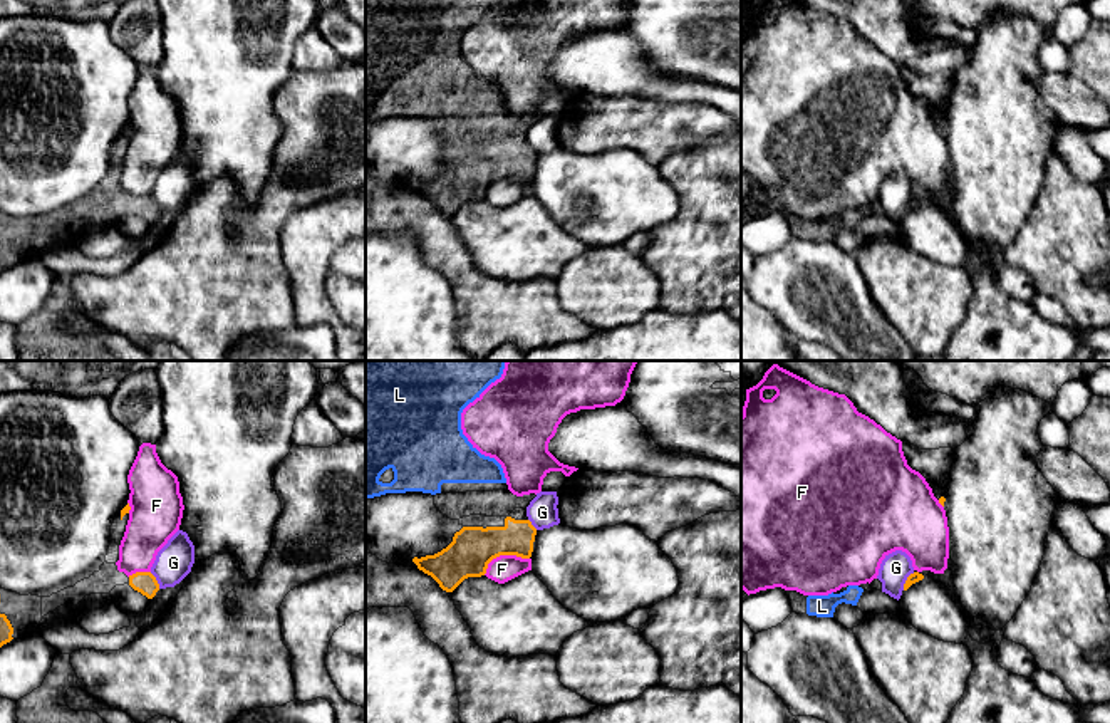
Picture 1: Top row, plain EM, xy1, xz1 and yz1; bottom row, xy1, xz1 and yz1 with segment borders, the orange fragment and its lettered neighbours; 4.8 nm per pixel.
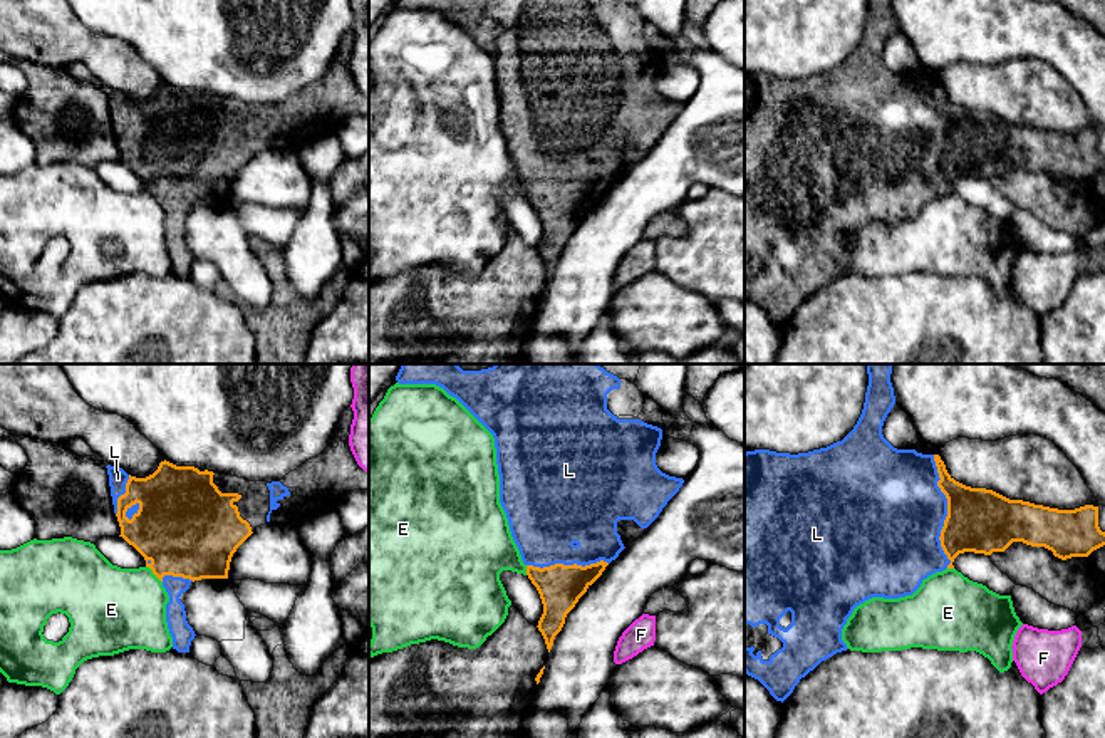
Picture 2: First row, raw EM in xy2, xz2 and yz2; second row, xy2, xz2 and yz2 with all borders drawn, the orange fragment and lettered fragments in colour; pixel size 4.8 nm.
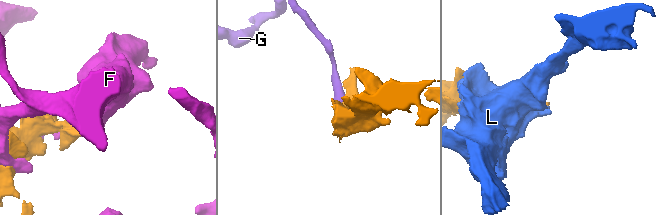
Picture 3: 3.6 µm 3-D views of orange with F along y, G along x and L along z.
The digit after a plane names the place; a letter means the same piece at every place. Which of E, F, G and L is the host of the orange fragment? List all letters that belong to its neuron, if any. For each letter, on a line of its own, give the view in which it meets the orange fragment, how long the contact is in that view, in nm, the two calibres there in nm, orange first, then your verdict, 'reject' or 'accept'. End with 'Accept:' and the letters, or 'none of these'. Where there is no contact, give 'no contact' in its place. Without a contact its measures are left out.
E: xy2 | 120 nm | 440/400 nm | reject
F: xz1 | 240 nm | 200/130 nm | reject
G: yz1 | 110 nm | 50/150 nm | reject
L: yz2 | 550 nm | 320/460 nm | accept
Accept: L

